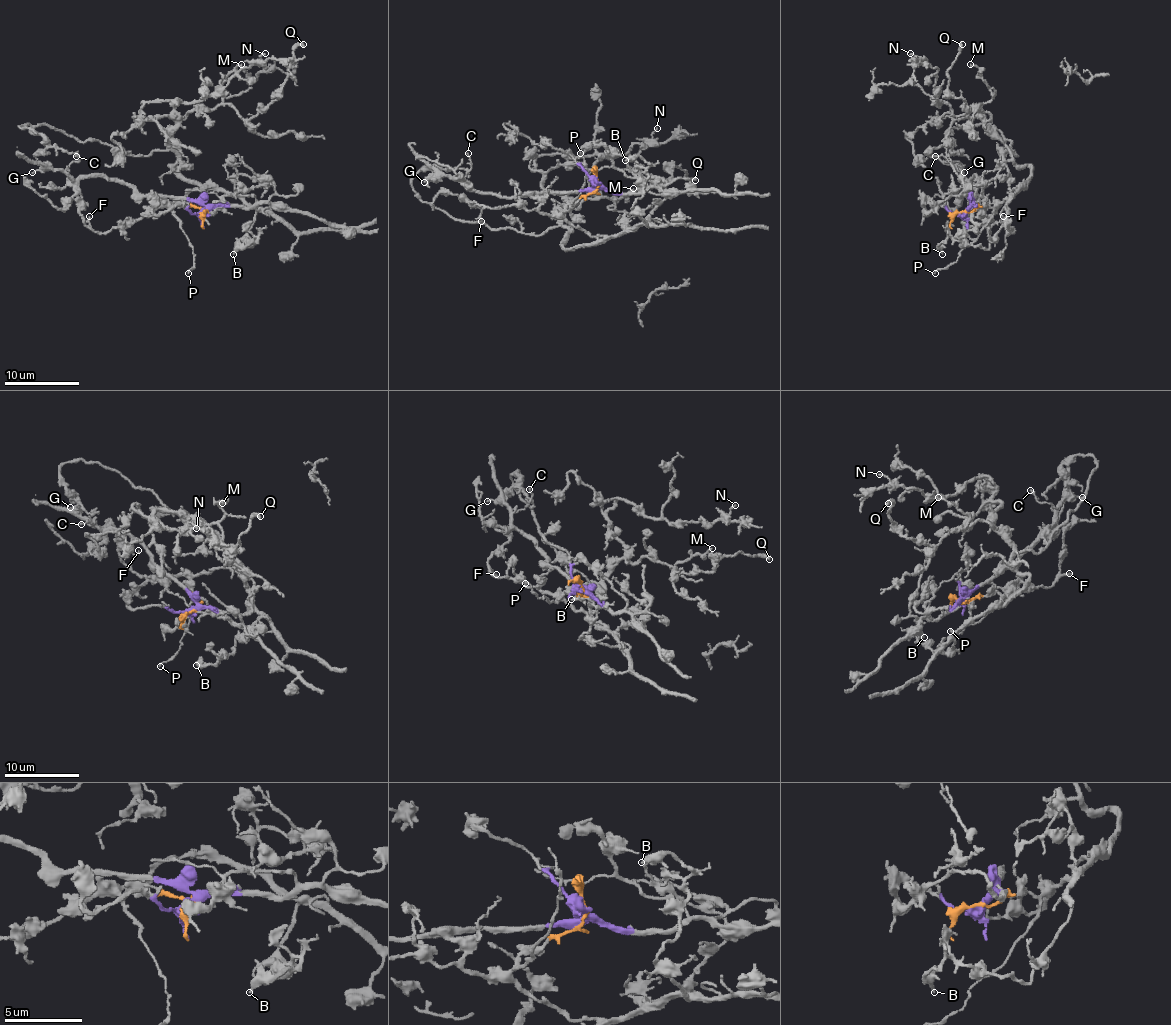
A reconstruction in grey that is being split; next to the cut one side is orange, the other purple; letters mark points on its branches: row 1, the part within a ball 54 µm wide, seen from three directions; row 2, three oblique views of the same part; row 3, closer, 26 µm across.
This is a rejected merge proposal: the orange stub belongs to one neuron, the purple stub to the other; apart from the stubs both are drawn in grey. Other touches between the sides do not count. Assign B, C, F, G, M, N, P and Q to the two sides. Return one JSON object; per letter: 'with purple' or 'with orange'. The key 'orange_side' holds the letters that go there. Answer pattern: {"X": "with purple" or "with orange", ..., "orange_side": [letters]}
{"B": "with orange", "C": "with purple", "F": "with orange", "G": "with purple", "M": "with orange", "N": "with orange", "P": "with orange", "Q": "with orange", "orange_side": ["B", "F", "M", "N", "P", "Q"]}

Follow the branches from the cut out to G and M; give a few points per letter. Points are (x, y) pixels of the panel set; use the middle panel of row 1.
G: (598, 180), (589, 190), (531, 192), (505, 197), (478, 193), (448, 177), (428, 178), (424, 182)
M: (598, 180), (563, 216), (596, 240), (564, 248), (568, 203), (576, 208), (607, 197), (611, 210), (634, 188)

